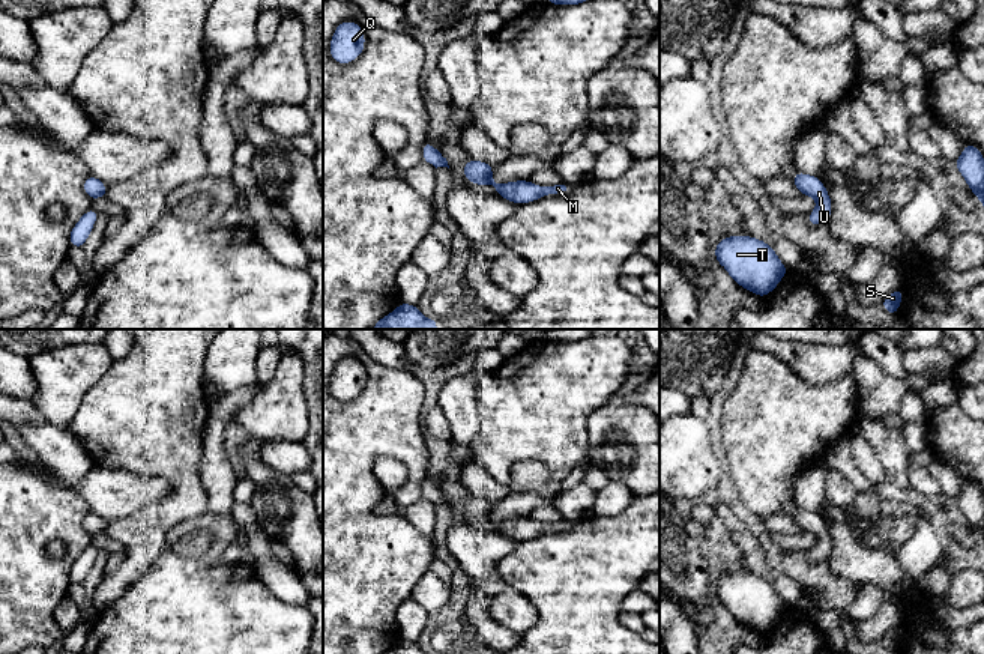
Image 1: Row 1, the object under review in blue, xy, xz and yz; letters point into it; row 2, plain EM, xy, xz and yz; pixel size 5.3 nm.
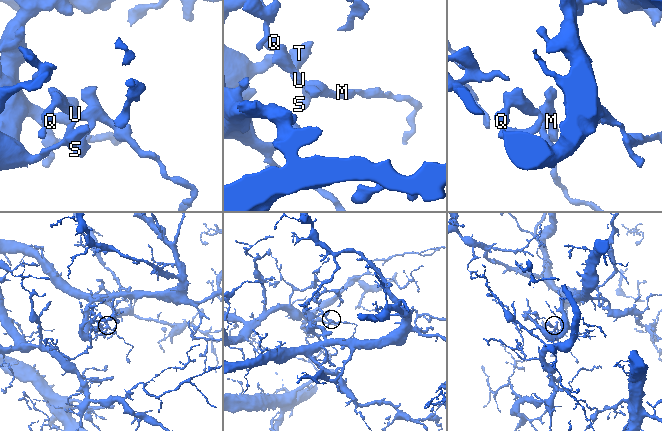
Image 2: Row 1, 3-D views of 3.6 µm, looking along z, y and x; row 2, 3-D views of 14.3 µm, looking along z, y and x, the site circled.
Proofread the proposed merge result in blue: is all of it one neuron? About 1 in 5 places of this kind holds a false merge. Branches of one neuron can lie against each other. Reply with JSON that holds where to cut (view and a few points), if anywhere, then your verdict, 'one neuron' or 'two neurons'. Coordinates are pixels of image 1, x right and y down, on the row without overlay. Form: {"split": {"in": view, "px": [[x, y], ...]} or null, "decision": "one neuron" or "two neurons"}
{"split": null, "decision": "one neuron"}

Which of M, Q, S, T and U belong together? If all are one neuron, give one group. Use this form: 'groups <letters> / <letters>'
groups M Q S T U

